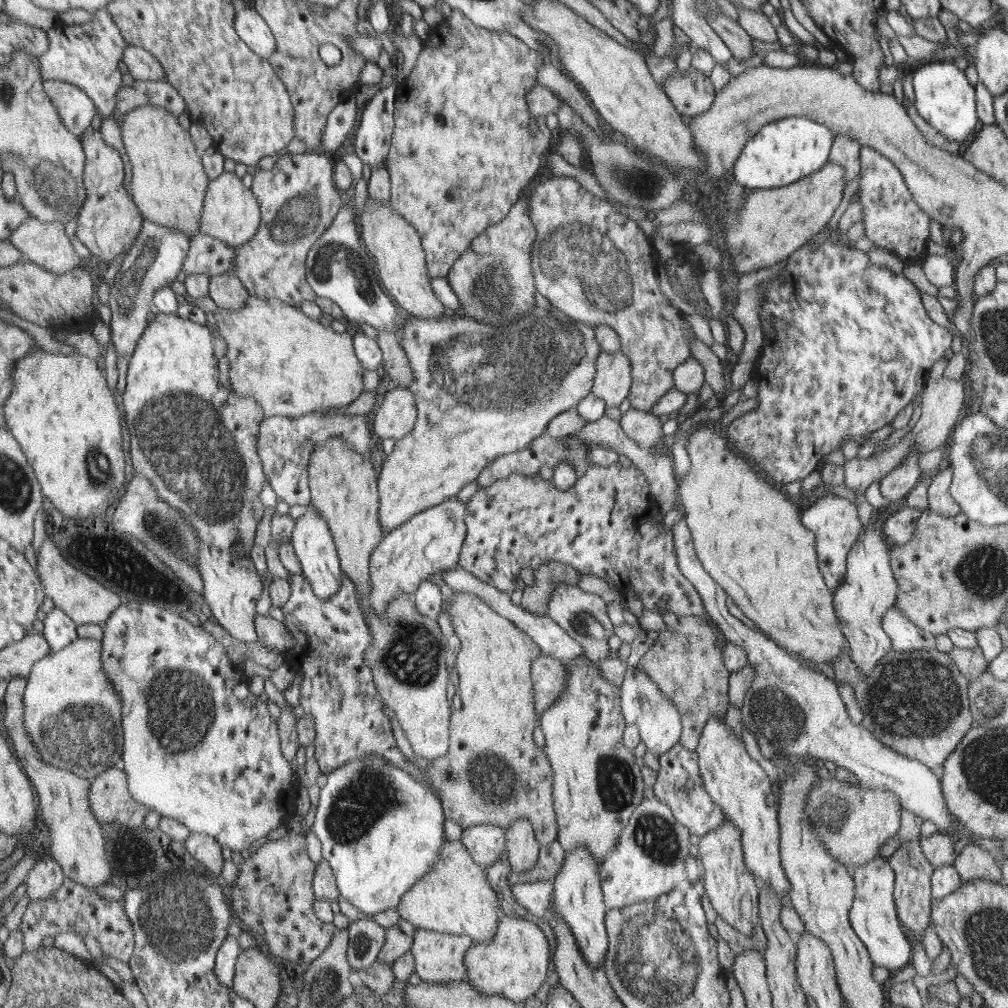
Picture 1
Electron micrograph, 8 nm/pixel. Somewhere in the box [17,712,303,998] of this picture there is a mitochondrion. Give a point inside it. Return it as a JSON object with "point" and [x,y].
{"point":[182,927]}

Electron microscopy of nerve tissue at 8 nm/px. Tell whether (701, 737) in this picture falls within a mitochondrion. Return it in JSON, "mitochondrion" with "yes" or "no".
{"mitochondrion":"no"}

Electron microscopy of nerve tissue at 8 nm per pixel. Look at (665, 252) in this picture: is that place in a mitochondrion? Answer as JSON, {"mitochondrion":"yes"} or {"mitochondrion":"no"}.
{"mitochondrion":"no"}

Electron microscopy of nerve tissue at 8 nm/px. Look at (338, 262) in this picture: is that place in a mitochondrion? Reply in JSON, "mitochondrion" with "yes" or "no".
{"mitochondrion":"yes"}

